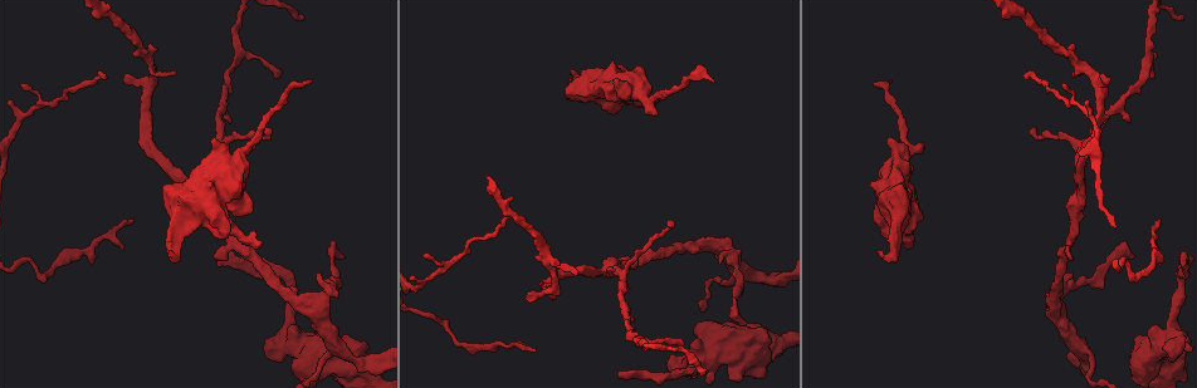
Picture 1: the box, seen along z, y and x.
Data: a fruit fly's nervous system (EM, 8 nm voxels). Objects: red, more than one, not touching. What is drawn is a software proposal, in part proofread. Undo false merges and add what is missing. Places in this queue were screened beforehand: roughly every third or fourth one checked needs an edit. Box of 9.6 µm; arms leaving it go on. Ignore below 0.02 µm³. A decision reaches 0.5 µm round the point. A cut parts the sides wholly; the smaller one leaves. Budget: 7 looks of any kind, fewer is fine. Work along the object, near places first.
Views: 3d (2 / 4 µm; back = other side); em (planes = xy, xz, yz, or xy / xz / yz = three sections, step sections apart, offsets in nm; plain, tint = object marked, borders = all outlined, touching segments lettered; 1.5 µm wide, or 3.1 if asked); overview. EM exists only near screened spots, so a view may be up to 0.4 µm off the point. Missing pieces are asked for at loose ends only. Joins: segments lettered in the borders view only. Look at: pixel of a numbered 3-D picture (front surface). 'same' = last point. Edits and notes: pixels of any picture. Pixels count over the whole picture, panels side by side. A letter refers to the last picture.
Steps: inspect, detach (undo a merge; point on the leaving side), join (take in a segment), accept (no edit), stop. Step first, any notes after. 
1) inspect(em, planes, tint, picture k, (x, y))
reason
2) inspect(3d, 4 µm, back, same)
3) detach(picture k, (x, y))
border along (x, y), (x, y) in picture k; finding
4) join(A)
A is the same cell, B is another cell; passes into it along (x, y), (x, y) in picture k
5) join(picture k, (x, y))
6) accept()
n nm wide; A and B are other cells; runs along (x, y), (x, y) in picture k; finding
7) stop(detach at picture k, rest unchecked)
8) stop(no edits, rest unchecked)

inspect(3d, 4 µm, back, picture 1, (20, 84))
branch stops here

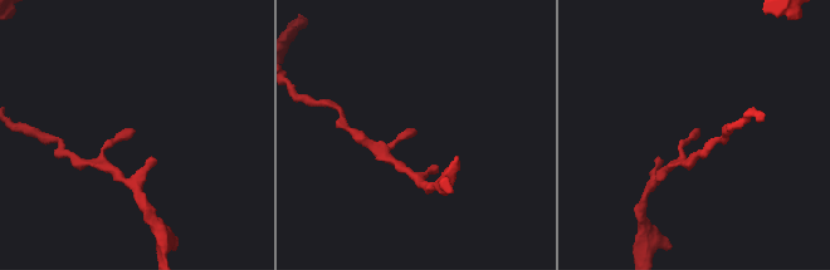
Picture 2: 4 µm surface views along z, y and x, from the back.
inspect(em, planes, borders, picture 2, (415, 131))
now the EM

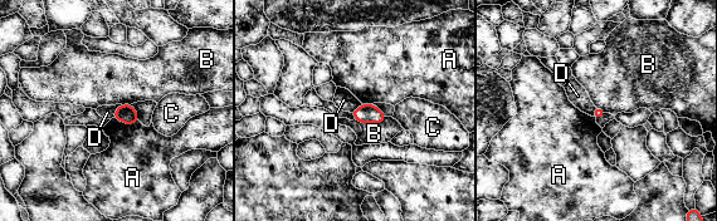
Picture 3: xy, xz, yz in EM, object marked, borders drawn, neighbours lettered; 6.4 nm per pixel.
accept()
A, B, C and D are other cells; border along (121, 104), (112, 117) in picture 3; none of them fits

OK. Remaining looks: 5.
inspect(3d, 4 µm, back, picture 1, (529, 295))
branch stops here

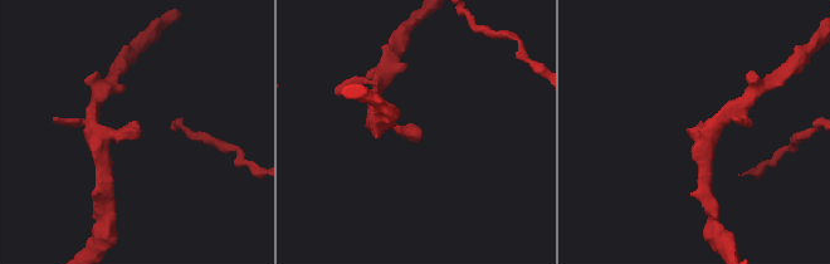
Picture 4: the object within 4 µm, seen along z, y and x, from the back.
inspect(em, planes, plain, picture 4, (699, 122))
shape alone is not enough

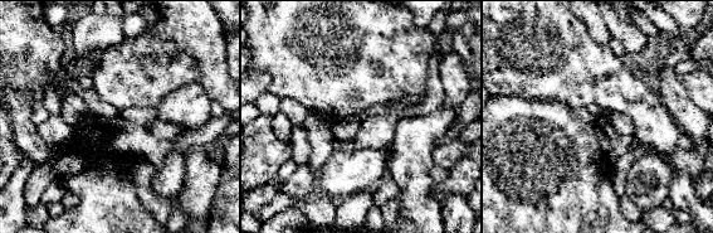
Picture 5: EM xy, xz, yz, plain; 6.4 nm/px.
inspect(em, planes, borders, same)

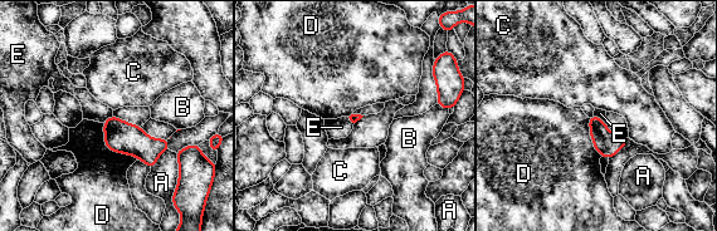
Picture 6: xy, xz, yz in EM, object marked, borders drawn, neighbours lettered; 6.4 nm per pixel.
accept()
A, B, C, D and E are other cells; none of them fits

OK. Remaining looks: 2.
inspect(em, yz, step 8, tint, picture 1, (906, 244))
branch stops here

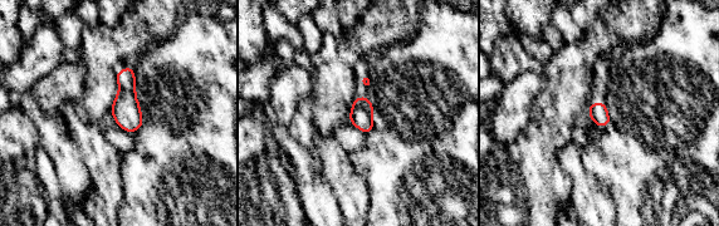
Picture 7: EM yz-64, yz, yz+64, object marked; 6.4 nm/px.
inspect(em, planes, borders, same)
cut it another way

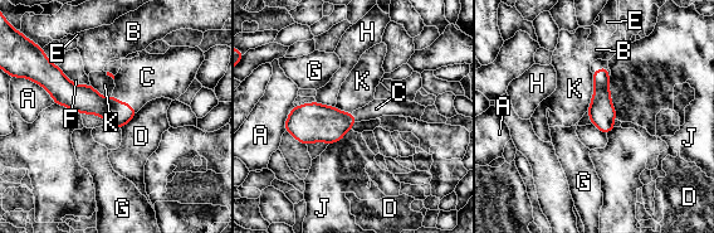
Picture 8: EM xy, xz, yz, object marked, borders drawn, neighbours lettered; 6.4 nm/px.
join(C)
C is the same cell, A, B, D, E, F, G, H, J and K are other cells; passes into it along (86, 100), (125, 102), (147, 77) in picture 8; the neuron continues

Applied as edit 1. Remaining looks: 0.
stop(join at picture 8, rest unchecked)

